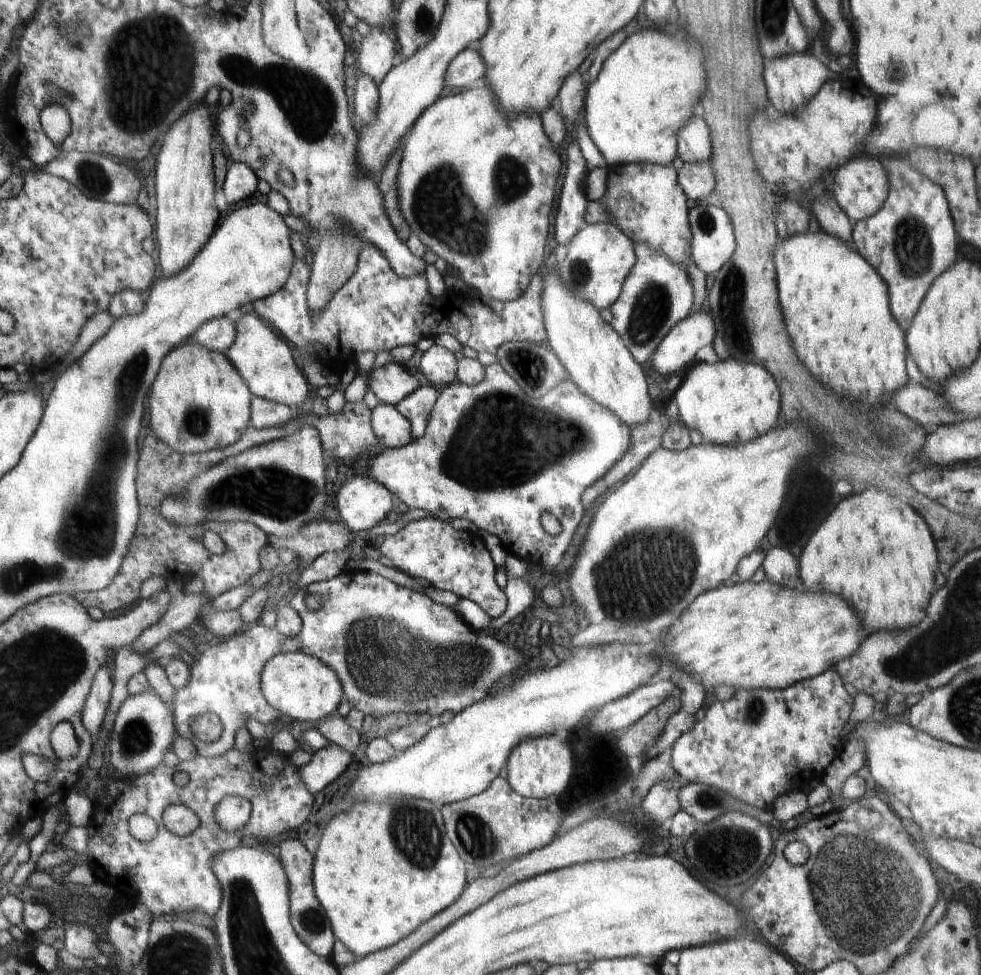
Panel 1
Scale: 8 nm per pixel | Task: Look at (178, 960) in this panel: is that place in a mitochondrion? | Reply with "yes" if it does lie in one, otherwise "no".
yes

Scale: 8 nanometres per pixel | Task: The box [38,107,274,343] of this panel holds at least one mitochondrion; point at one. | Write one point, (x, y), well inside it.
(92, 176)

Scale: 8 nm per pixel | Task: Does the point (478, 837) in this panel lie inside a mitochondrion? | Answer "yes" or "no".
yes

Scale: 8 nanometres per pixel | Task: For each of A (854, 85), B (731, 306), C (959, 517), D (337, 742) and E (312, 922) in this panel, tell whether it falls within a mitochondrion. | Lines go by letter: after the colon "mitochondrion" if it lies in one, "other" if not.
A: other
B: mitochondrion
C: other
D: other
E: mitochondrion

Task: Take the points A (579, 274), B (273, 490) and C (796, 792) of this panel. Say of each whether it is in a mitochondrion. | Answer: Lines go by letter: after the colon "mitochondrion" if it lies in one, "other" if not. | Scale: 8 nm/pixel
A: mitochondrion
B: mitochondrion
C: other

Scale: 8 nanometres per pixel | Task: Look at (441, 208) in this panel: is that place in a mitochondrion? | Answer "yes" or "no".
yes

